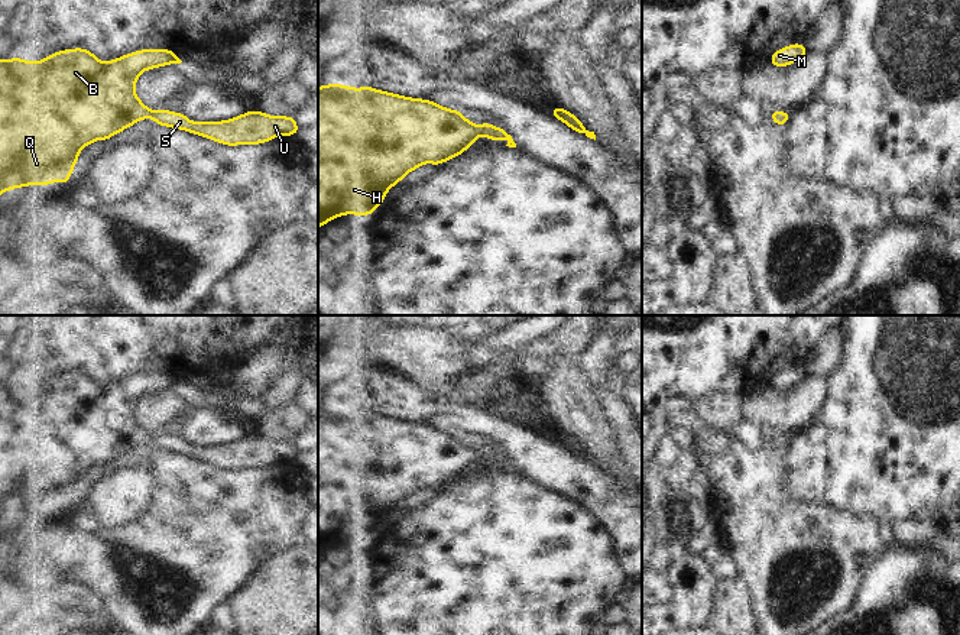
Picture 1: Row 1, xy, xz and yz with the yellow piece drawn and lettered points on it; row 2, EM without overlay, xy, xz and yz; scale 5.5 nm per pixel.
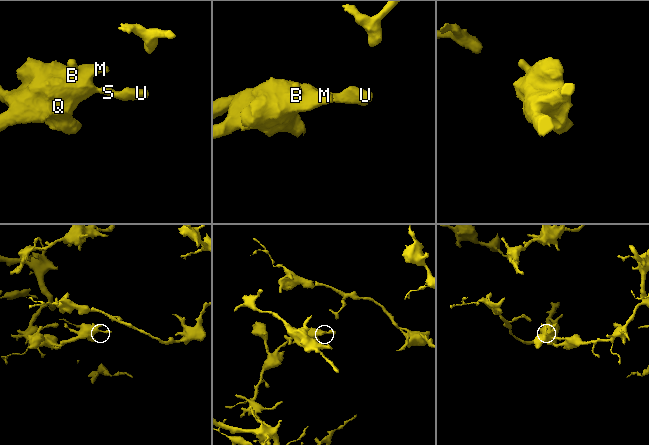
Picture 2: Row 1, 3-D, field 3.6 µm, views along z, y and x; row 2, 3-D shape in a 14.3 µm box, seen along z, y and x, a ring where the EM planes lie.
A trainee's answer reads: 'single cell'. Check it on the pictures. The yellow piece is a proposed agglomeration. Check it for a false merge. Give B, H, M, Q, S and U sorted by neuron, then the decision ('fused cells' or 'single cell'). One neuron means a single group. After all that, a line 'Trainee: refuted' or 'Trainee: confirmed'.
B H M Q S U; single cell
Trainee: confirmed

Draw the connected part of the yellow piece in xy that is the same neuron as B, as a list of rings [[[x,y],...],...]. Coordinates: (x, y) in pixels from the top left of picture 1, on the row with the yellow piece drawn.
[[[85,48],[62,49],[45,56],[42,61],[26,61],[19,56],[0,59],[0,195],[6,191],[30,185],[51,185],[53,182],[69,185],[69,176],[84,148],[97,140],[110,140],[114,135],[150,117],[155,124],[185,130],[231,148],[262,145],[278,136],[296,136],[299,126],[295,117],[291,116],[272,116],[259,110],[249,110],[228,120],[192,122],[184,113],[165,108],[155,111],[145,106],[134,91],[139,77],[147,69],[181,62],[172,49],[165,48],[139,49],[108,62],[103,62]]]

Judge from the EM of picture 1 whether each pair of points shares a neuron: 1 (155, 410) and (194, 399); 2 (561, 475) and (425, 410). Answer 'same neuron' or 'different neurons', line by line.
1: same neuron
2: same neuron

